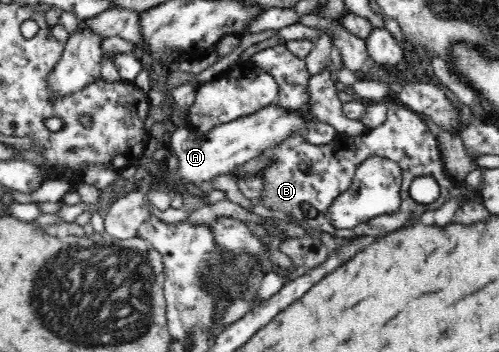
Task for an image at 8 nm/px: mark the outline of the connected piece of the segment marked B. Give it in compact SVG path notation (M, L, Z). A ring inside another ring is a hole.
M392 102L388 108L386 120L379 126L370 129L370 132L364 136L339 133L330 144L324 144L320 148L306 144L304 142L306 138L308 138L306 134L296 134L296 136L288 138L284 144L278 144L276 148L269 151L272 154L272 164L266 170L256 172L260 173L262 178L266 180L264 198L258 203L269 211L290 212L292 216L298 217L298 220L307 221L308 225L324 233L330 233L344 239L372 236L376 240L405 228L404 226L408 227L410 222L420 222L422 220L420 214L430 212L430 210L434 212L444 206L448 200L460 200L461 204L462 201L466 200L481 201L482 199L482 186L474 187L464 180L456 181L446 171L436 135L427 127L422 117L403 105ZM372 157L392 160L401 168L401 177L404 180L401 183L400 208L394 214L372 218L364 224L358 224L356 228L337 229L326 218L326 211L340 194L348 190L358 166ZM300 162L308 162L312 166L314 174L310 178L298 172ZM424 175L434 177L440 185L440 198L434 204L418 204L409 195L409 184L414 178Z

